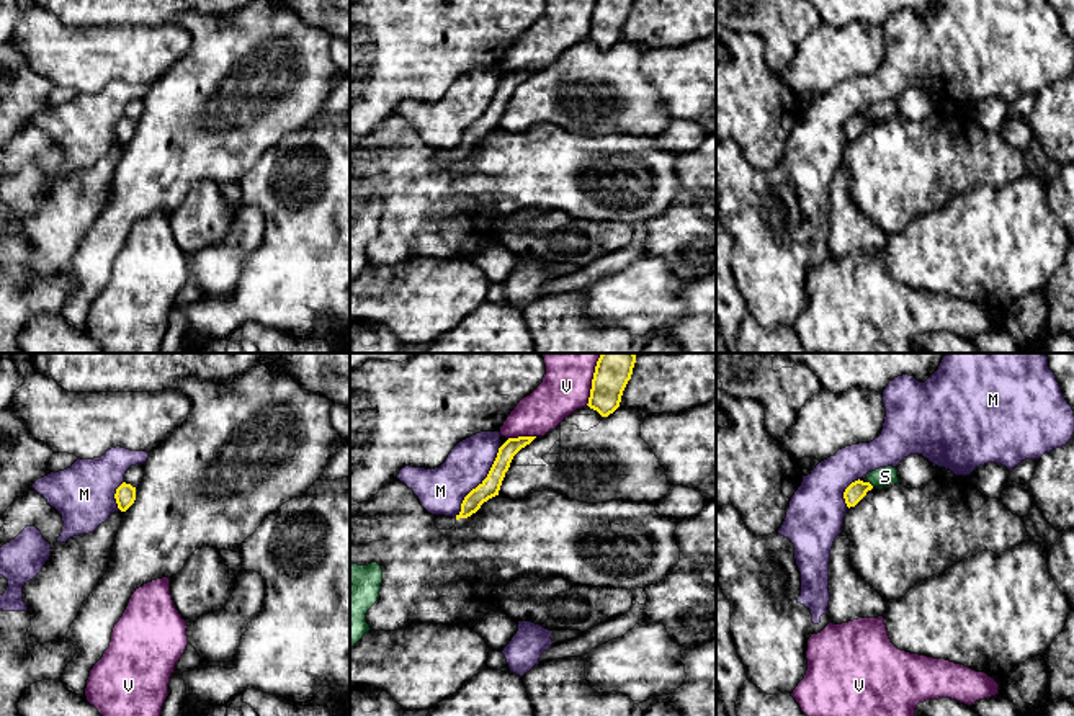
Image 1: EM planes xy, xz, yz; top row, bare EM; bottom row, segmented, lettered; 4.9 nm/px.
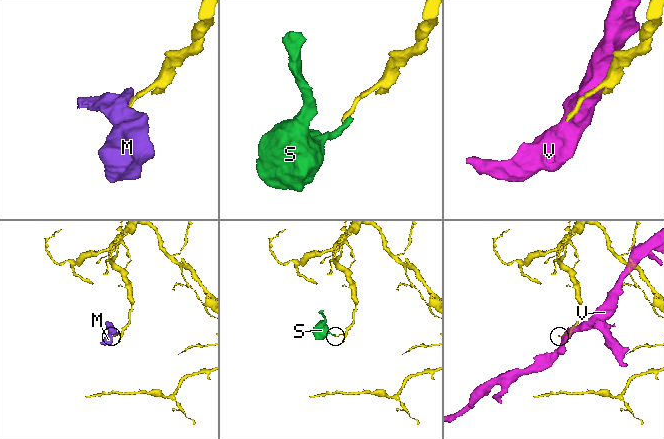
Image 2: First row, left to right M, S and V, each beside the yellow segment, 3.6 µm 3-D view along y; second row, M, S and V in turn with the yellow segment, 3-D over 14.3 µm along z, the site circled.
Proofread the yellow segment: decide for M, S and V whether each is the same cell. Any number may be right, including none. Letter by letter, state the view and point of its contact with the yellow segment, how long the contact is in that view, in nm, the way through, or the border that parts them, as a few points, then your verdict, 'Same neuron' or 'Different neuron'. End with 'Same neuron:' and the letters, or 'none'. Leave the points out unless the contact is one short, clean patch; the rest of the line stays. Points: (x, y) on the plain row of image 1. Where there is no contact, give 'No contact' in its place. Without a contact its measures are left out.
M: Touches yellow at xz (479, 118). Shared border 420 nm. Boundary: xz (501, 80), (489, 107), (465, 131), (461, 144), (455, 151). Different neuron
S: Touches yellow at yz (870, 118). Shared border 40 nm. Boundary: yz (868, 115), (873, 120). Different neuron
V: Touches yellow at xz (592, 20). Shared border 200 nm. Different neuron
Same neuron: none

